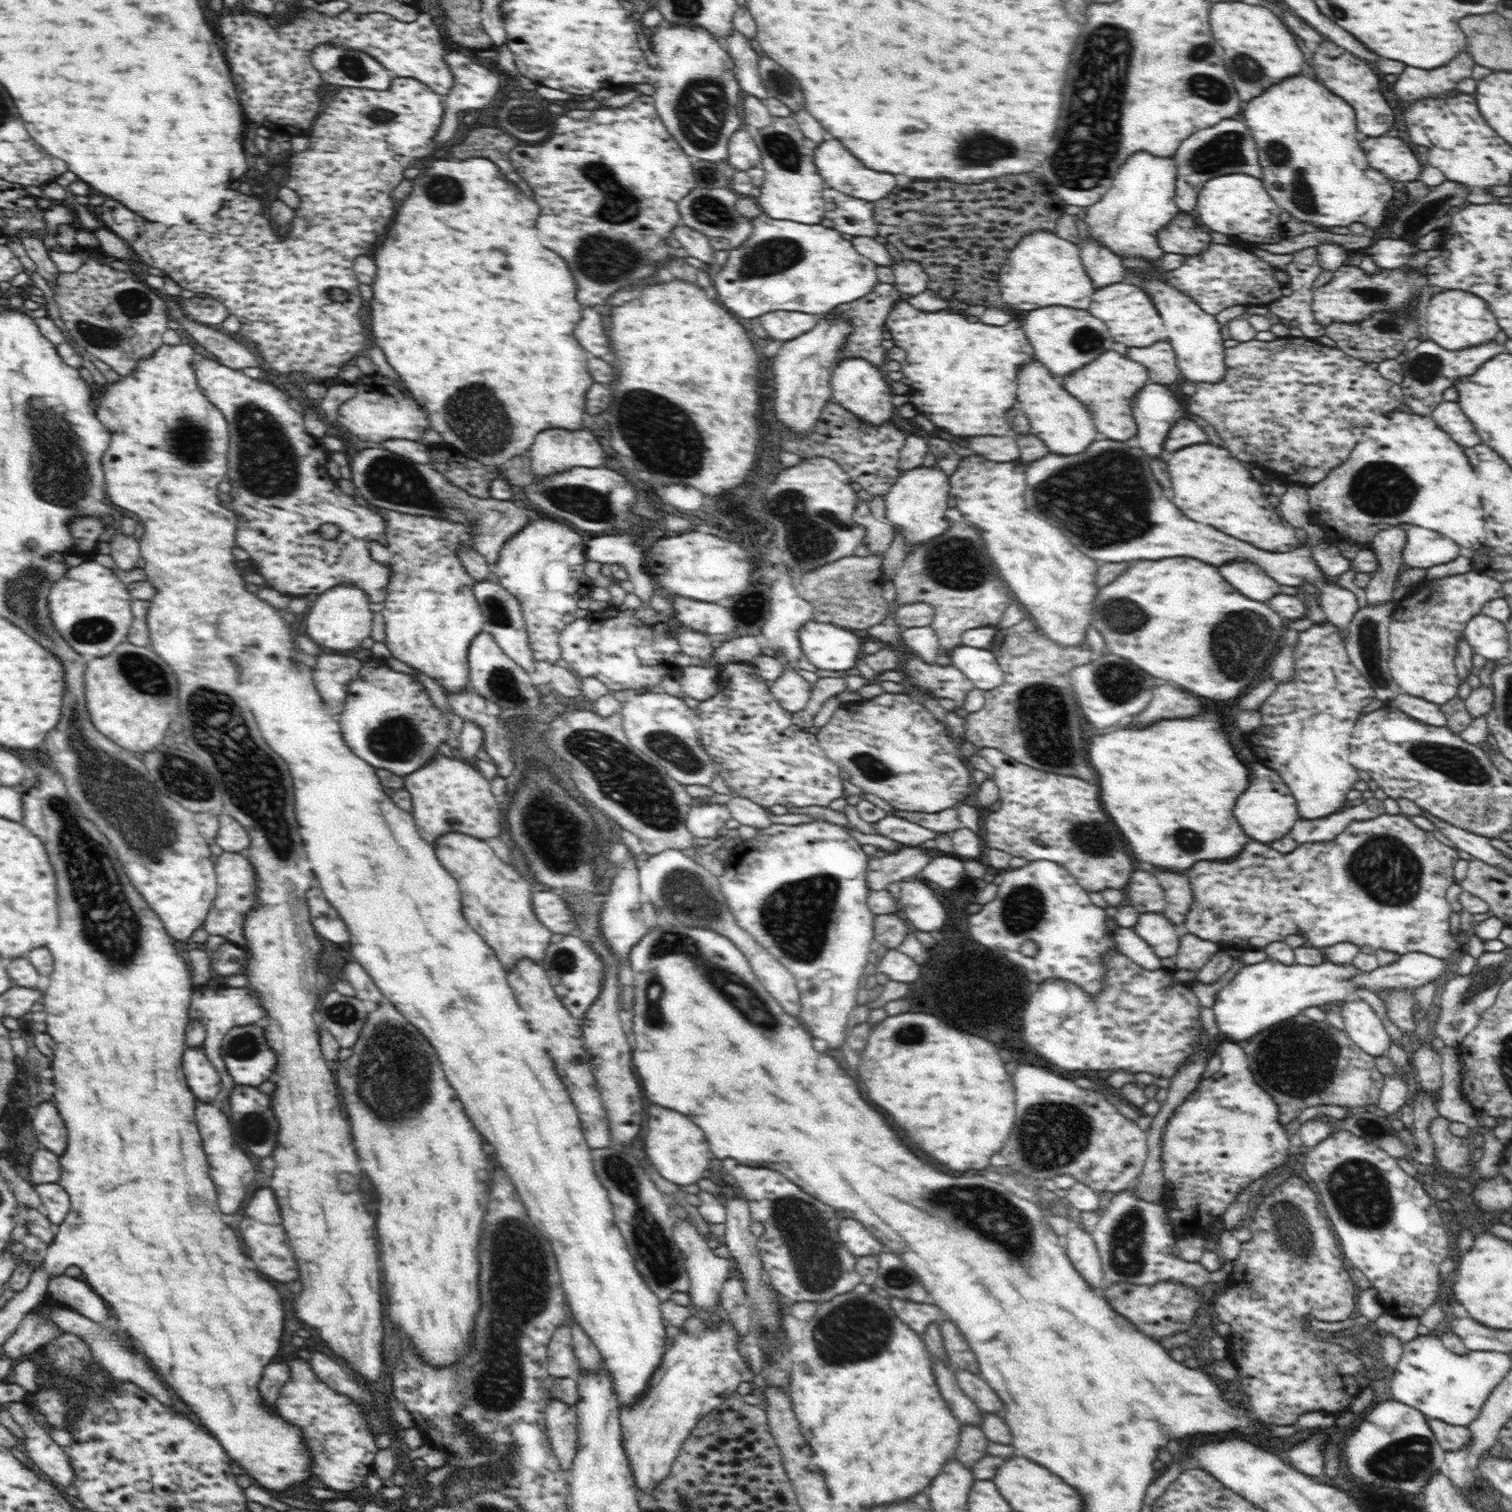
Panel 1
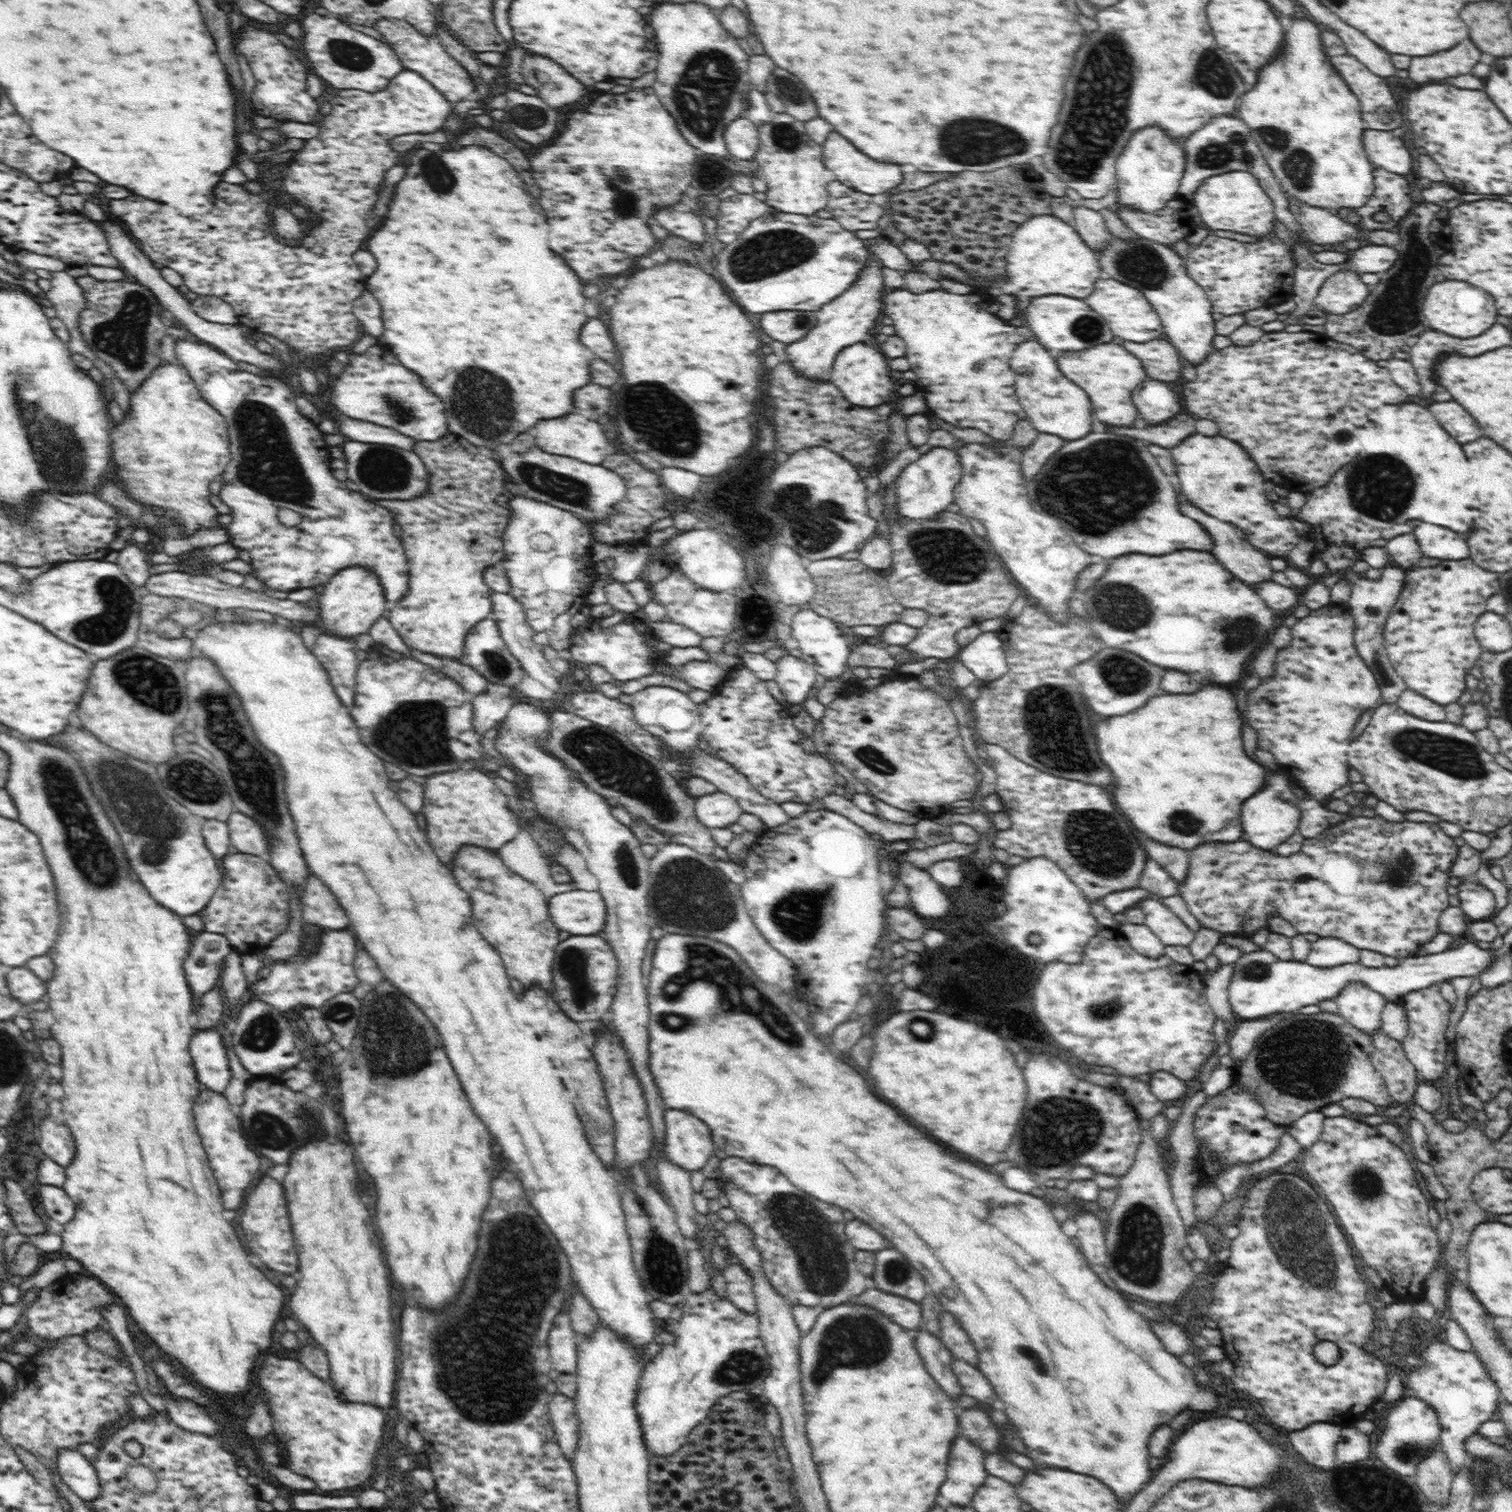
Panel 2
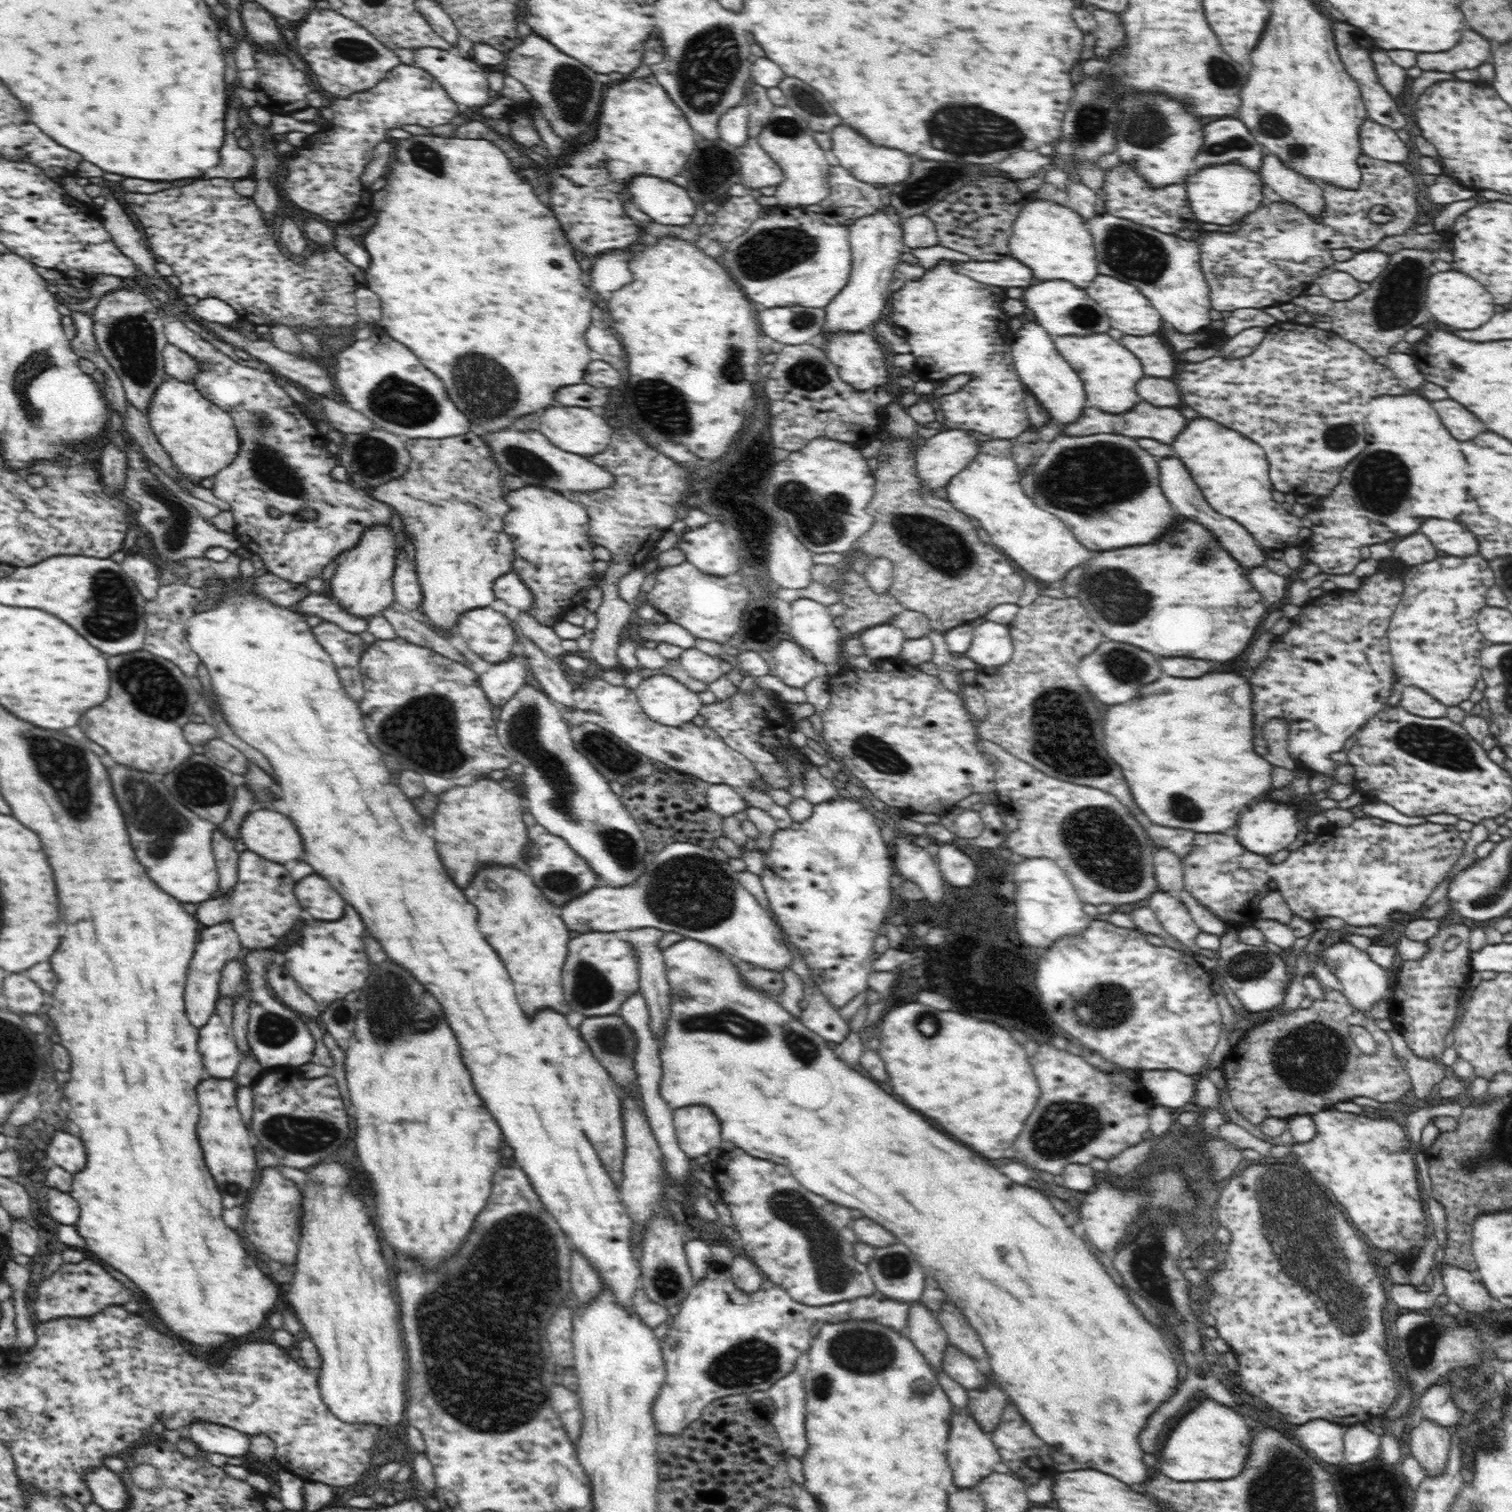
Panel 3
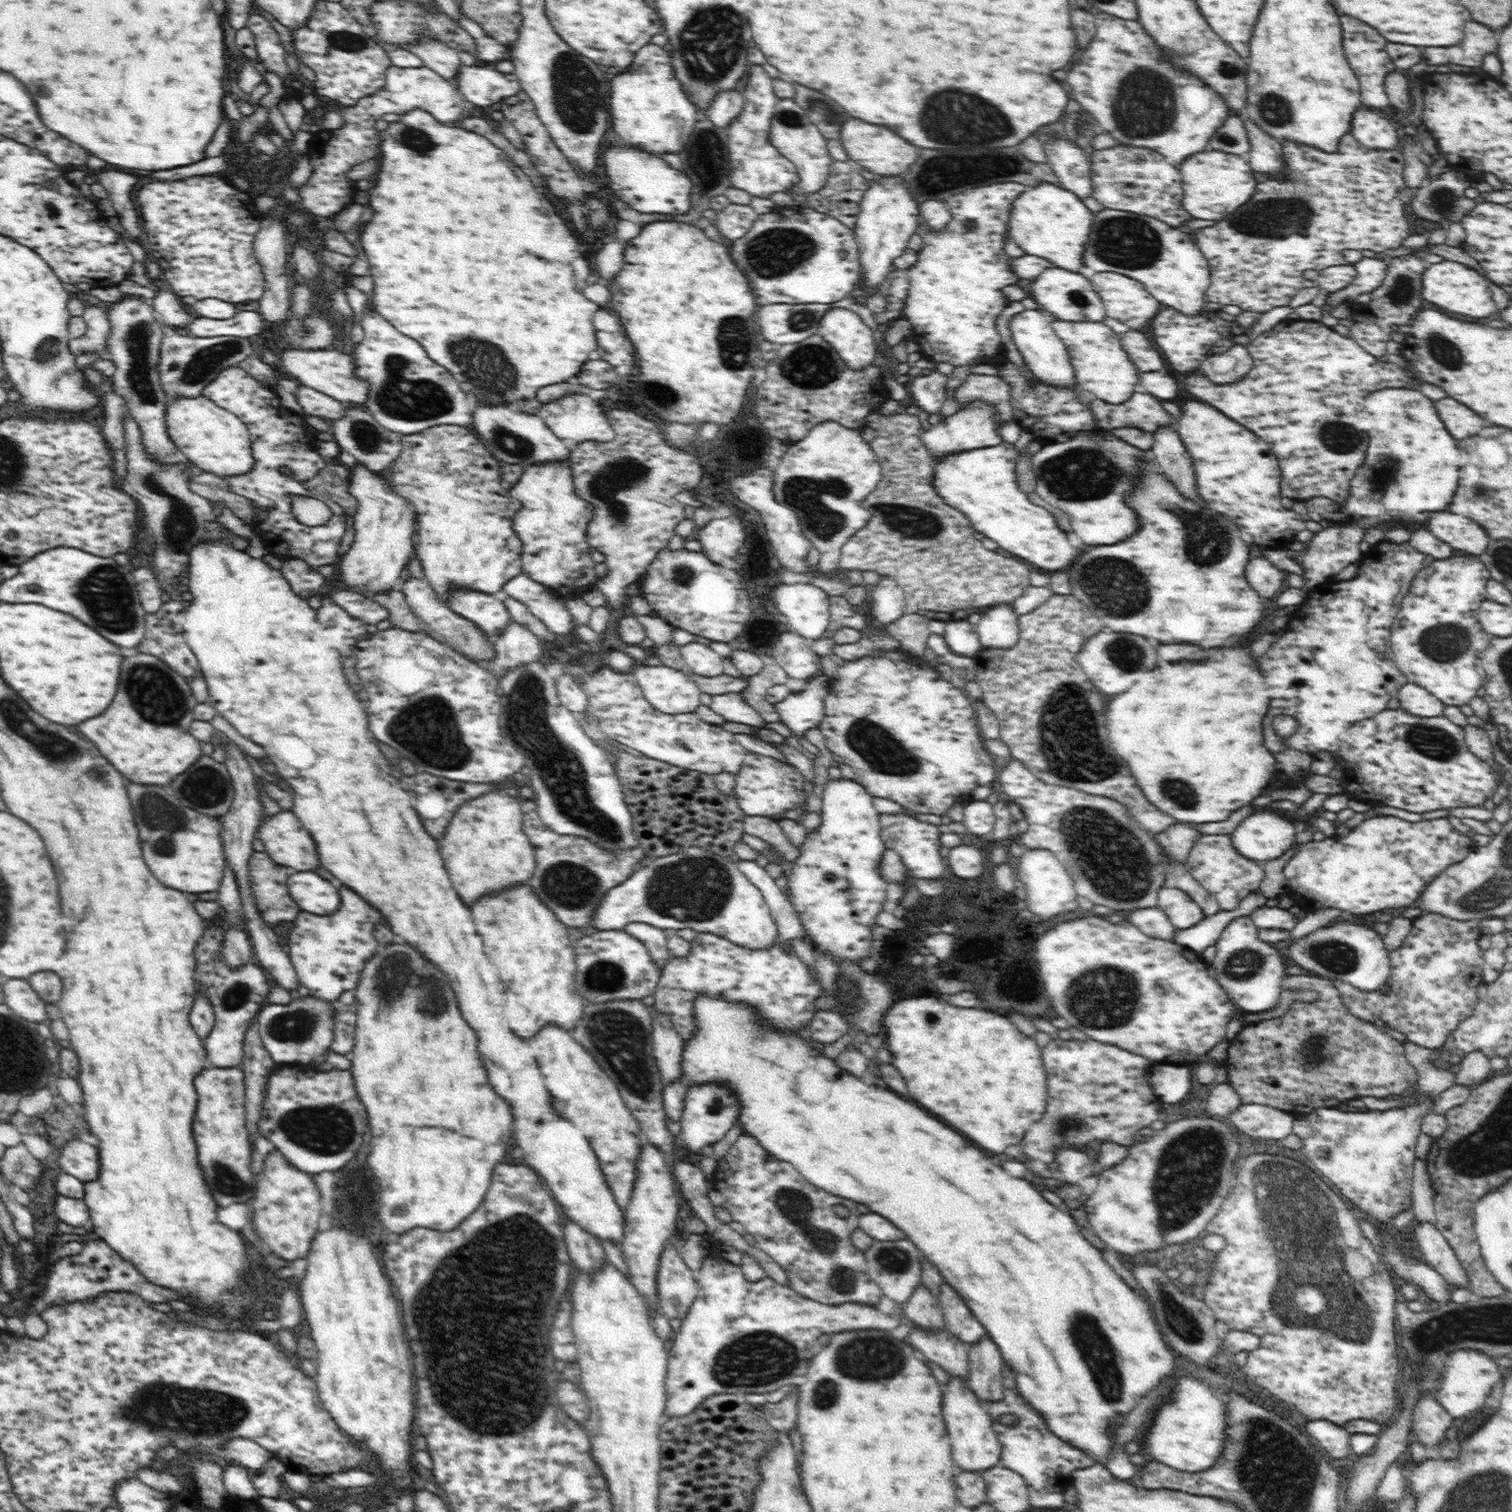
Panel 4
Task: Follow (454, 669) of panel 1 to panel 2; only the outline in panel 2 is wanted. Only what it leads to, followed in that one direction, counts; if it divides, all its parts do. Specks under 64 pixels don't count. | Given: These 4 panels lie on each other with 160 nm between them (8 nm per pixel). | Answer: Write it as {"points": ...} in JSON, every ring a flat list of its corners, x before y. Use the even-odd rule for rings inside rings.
{"points":[[450,432,436,441,416,441,413,451,422,459,430,474,428,488,420,495,408,500,374,499,386,507,400,526,400,542,408,559,410,588,402,600,398,600,388,618,408,648,440,657,463,660,465,638,482,620,488,619,493,610,491,588,484,581,484,570,488,566,500,565,504,558,502,536,507,526,480,526,480,518,498,520,496,503,499,495,506,494,504,469,492,457,492,450,478,447,466,439]]}

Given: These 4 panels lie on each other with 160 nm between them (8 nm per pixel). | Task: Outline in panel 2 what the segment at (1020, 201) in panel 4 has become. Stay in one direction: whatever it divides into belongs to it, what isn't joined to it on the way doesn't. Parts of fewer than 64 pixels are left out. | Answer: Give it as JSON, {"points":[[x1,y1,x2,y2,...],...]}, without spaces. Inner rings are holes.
{"points":[[1053,214,1031,216,1020,224,1013,232,1005,262,1008,280,985,290,982,296,986,303,996,301,1000,295,1014,295,1017,308,1026,308,1035,296,1049,294,1085,299,1092,294,1096,281,1103,277,1098,254,1084,243,1075,227]]}

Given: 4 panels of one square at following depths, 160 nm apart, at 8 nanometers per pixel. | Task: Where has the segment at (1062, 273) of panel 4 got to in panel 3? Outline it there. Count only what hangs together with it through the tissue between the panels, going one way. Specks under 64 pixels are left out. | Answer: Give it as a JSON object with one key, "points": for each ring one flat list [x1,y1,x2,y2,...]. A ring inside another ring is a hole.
{"points":[[1062,279,1033,283,1024,289,1020,298,1026,306,1027,316,1044,327,1050,336,1086,336,1090,333,1107,333,1111,328,1108,315,1085,289]]}

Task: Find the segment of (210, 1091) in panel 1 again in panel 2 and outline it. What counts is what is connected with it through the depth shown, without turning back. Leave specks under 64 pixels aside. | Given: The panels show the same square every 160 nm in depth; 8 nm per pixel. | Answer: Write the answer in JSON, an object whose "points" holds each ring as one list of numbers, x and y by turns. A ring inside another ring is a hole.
{"points":[[218,1029,196,1031,189,1044,189,1052,202,1089,224,1093,232,1078,232,1071]]}

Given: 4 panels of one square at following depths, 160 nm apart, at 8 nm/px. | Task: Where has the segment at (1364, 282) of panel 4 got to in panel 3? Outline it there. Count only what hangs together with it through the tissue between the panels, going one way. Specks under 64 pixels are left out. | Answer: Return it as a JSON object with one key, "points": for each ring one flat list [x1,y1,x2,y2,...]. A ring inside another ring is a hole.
{"points":[[1374,249,1364,250,1355,253,1347,262,1337,262,1337,265,1330,267,1328,271,1337,269,1347,272,1360,282,1372,282,1389,266,1389,255]]}

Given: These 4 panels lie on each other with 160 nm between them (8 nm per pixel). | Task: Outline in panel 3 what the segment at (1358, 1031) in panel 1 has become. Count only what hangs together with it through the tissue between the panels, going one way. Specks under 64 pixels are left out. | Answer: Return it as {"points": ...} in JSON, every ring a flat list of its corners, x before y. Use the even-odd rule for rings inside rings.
{"points":[[1339,940,1311,957,1315,959,1318,955,1323,958,1325,965,1329,966,1329,970,1332,970,1341,982,1342,995,1349,1000,1350,1007,1354,1007,1356,1011,1371,1016,1369,1014,1371,1006,1378,999,1392,999,1392,989,1388,986,1386,971,1382,966,1376,964,1376,961,1366,953,1366,950,1354,946,1352,943]]}

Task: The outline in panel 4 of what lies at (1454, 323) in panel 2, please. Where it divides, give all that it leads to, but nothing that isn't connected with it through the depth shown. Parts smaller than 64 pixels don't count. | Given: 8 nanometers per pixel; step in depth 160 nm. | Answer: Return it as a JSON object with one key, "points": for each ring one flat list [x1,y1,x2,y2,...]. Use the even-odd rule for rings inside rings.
{"points":[[1444,260,1438,264,1427,264,1422,277,1422,296,1424,300,1432,302,1436,308,1456,314,1466,320,1488,318,1499,310,1492,300,1489,281,1478,271,1452,260]]}

